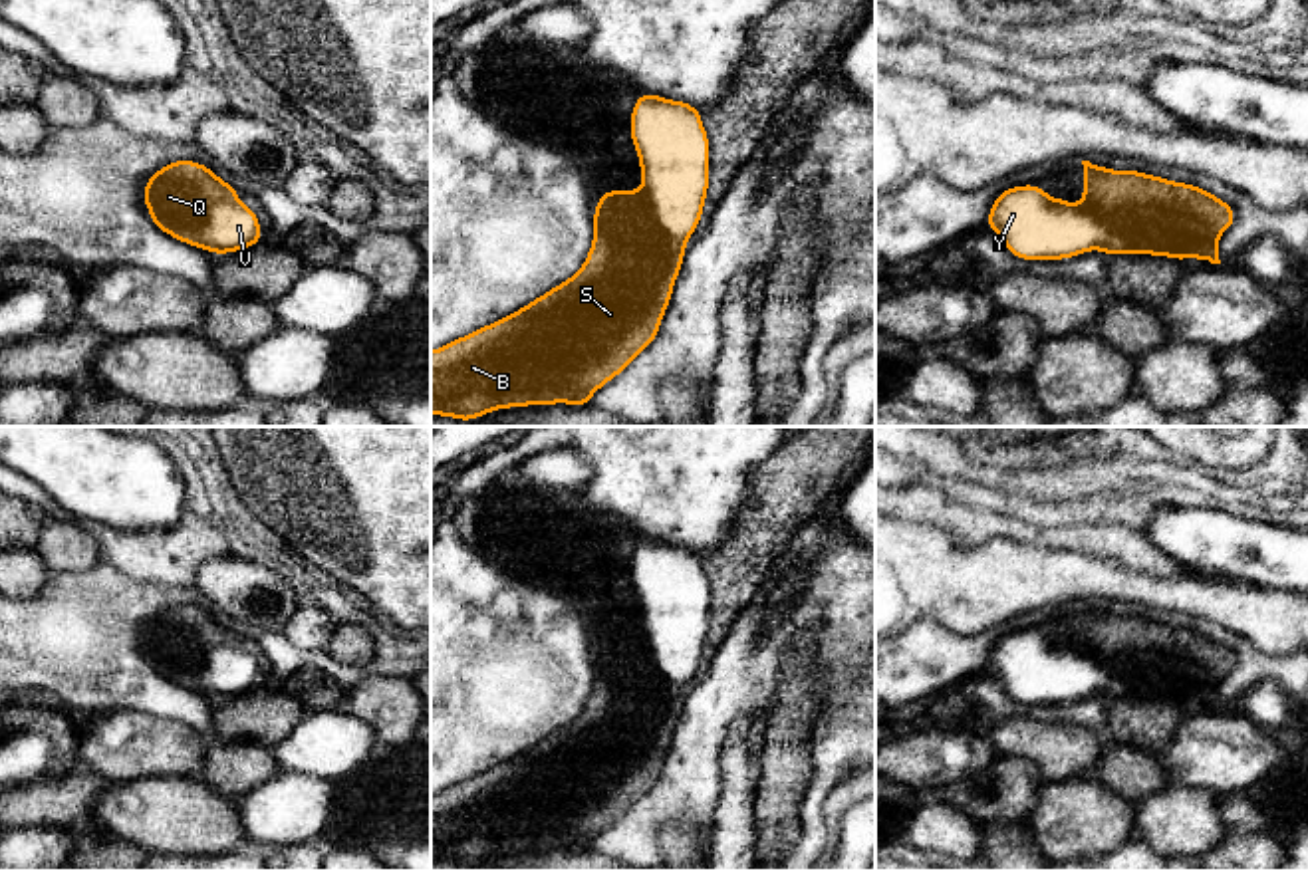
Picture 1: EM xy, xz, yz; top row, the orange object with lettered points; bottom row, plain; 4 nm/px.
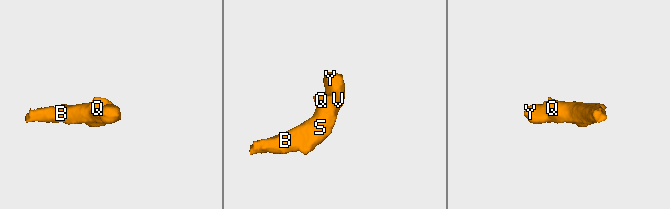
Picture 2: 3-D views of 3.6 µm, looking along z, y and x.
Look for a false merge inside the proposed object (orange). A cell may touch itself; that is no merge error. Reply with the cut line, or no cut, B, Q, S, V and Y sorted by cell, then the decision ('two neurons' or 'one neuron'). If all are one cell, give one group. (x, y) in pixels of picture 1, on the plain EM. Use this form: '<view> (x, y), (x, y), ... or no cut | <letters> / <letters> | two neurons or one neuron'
no cut | B Q S V Y | one neuron

